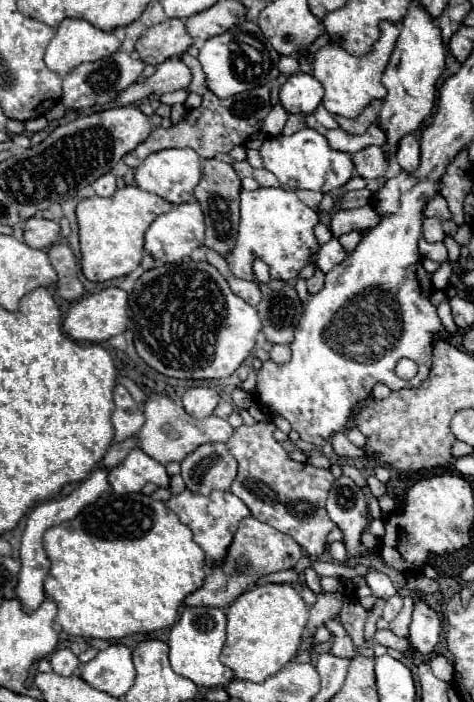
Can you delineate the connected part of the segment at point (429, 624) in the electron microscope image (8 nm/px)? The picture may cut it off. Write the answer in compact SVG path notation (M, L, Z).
M421 597L415 601L409 625L409 641L421 653L433 653L441 637L439 613Z

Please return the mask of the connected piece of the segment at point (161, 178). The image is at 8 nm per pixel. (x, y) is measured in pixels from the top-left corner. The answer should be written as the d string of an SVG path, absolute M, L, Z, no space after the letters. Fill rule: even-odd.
M163 149L151 153L137 169L135 183L139 189L155 193L173 205L181 205L193 199L193 189L201 177L201 157L193 149Z

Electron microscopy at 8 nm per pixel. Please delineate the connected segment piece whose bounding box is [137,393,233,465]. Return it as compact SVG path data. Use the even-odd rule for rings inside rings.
M161 393L147 395L143 411L145 411L145 419L147 421L141 427L141 431L137 433L137 437L139 437L139 449L145 451L155 461L159 461L161 465L167 465L171 461L181 463L199 445L217 443L217 441L225 443L233 435L233 429L227 423L227 419L221 419L217 415L209 415L205 419L189 417L189 413L185 413L183 407L179 407L173 399L169 399L167 395L161 395Z

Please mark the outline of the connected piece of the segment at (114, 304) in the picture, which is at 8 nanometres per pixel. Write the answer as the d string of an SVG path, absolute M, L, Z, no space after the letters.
M107 287L99 293L83 297L65 315L63 329L71 339L87 341L87 343L107 341L107 339L123 333L127 329L127 293L119 287Z

